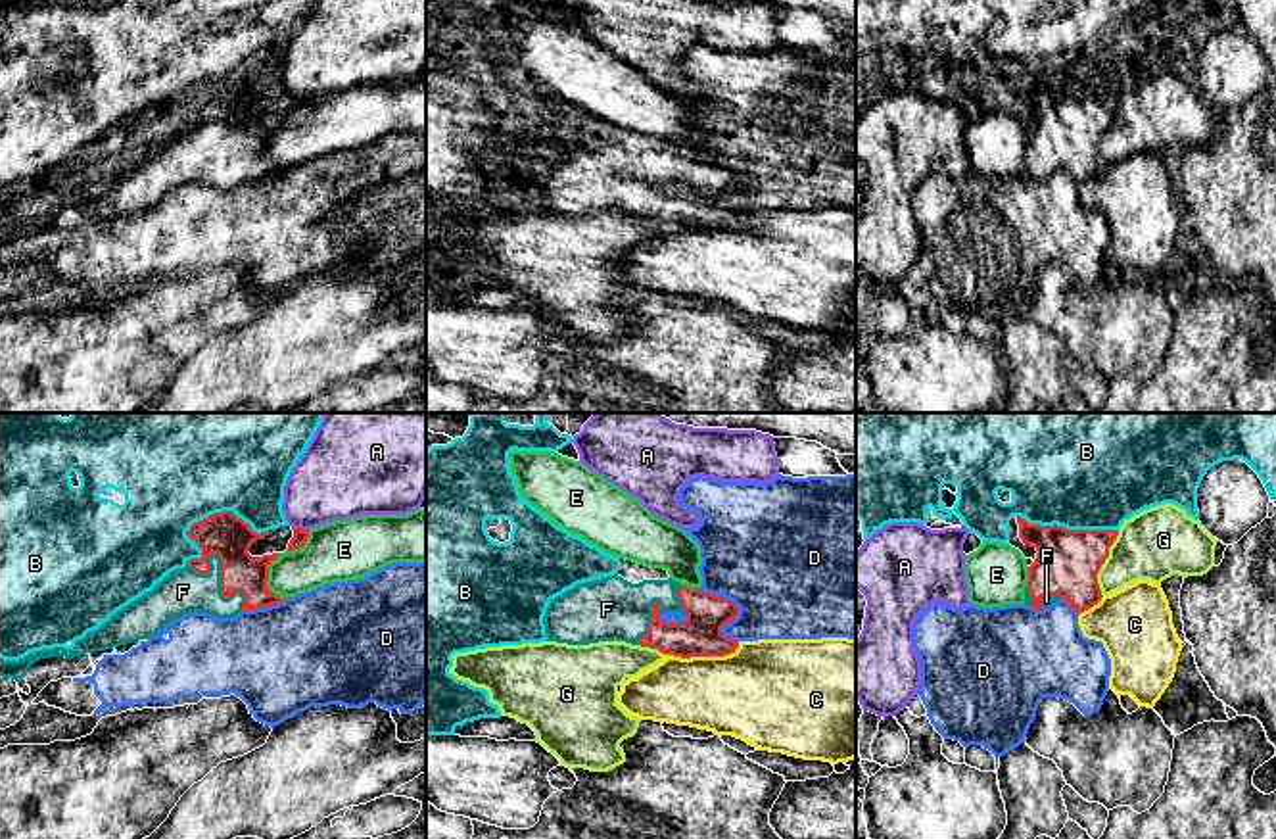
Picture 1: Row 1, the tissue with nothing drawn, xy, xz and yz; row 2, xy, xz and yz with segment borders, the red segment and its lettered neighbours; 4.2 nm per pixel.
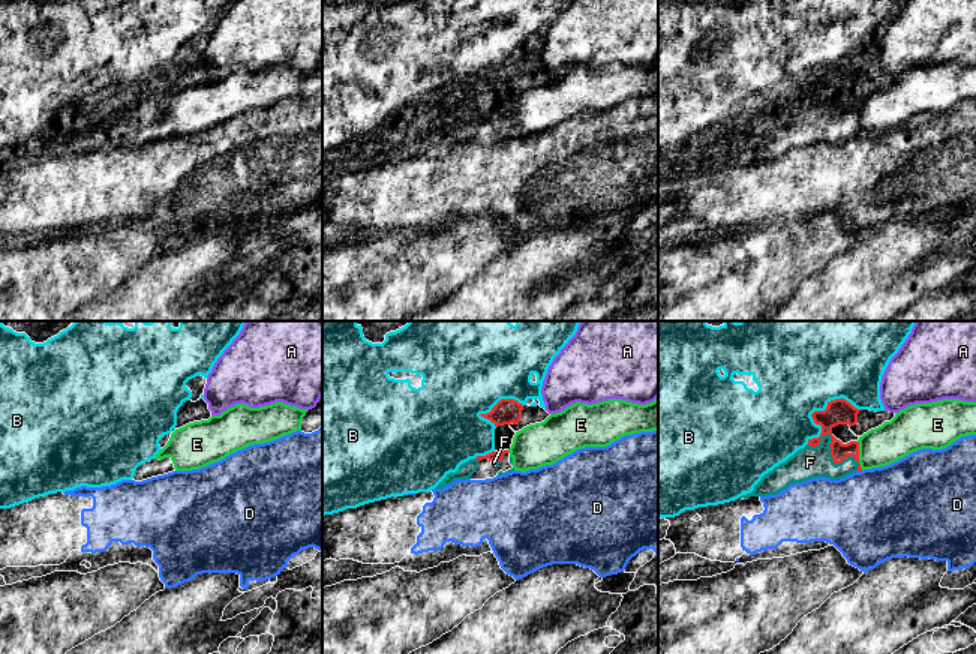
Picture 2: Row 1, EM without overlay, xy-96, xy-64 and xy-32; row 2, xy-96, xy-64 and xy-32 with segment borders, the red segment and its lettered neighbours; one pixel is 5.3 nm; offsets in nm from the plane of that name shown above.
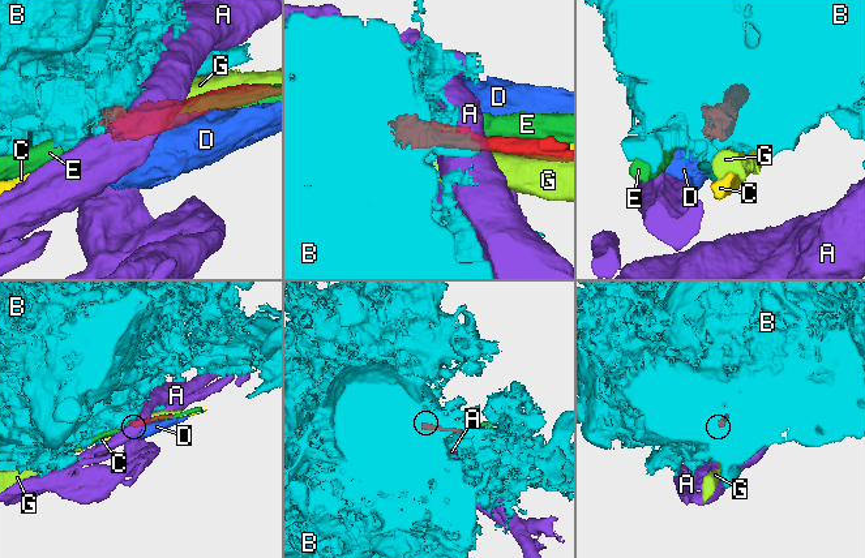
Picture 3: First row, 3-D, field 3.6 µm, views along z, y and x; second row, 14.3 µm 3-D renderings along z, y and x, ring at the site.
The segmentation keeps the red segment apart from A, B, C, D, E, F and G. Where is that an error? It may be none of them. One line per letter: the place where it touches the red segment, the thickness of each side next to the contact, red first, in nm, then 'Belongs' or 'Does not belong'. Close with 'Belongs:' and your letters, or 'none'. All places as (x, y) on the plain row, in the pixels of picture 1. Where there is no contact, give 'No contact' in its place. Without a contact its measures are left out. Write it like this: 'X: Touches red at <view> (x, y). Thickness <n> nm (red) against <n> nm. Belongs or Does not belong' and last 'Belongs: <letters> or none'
A: Touches red at xy (300, 98). Thickness 60 nm (red) against 340 nm. Does not belong
B: Touches red at xy (208, 87). Thickness 180 nm (red) against 420 nm. Does not belong
C: Touches red at xz (705, 225). Thickness 180 nm (red) against 380 nm. Does not belong
D: Touches red at xz (737, 177). Thickness 180 nm (red) against 500 nm. Does not belong
E: Touches red at xy (267, 148). Thickness 180 nm (red) against 200 nm. Does not belong
F: Touches red at xy (221, 143). Thickness 180 nm (red) against 190 nm. Belongs
G: Touches red at yz (1104, 131). Thickness 260 nm (red) against 300 nm. Does not belong
Belongs: F

